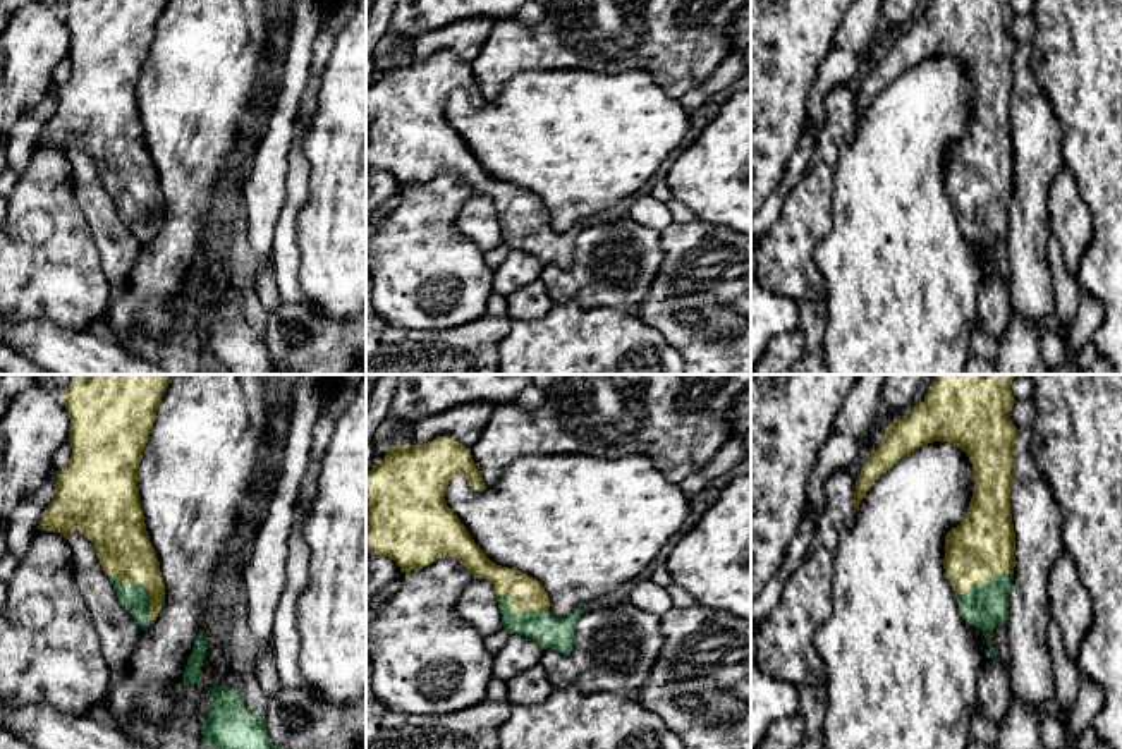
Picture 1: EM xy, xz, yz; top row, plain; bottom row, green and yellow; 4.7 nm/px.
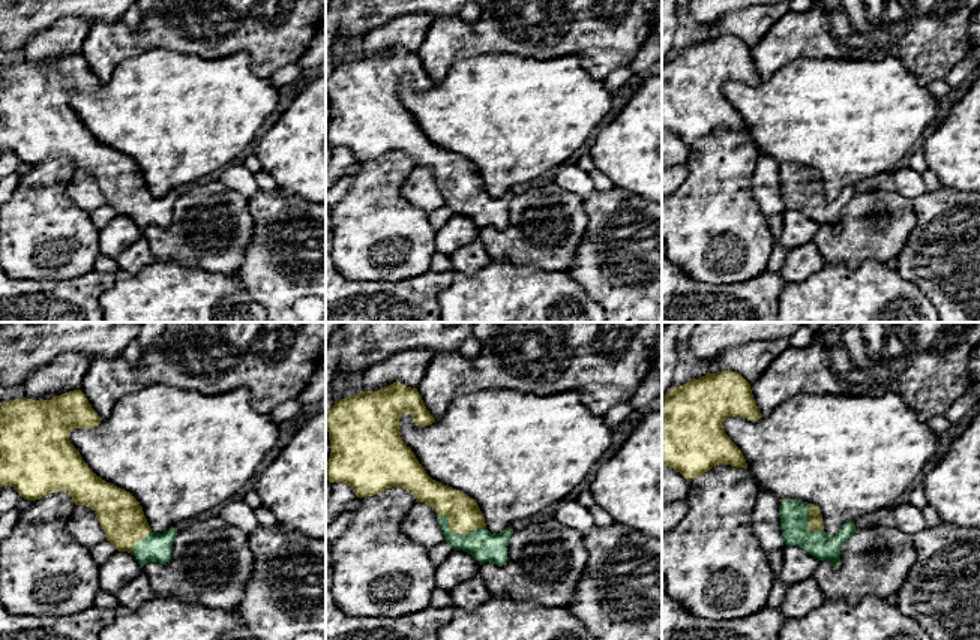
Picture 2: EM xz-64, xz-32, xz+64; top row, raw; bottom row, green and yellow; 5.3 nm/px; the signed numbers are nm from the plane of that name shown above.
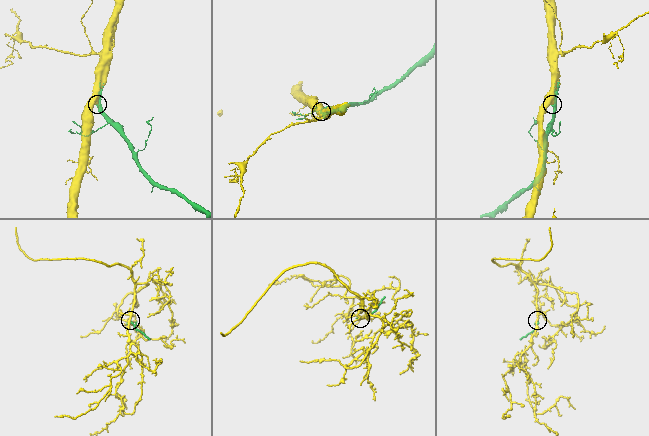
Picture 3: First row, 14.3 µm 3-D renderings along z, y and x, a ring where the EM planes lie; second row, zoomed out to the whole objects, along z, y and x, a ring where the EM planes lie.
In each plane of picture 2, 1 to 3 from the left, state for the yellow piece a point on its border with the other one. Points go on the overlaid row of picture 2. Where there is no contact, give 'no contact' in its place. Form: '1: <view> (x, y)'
1: xz-64 (141, 540)
2: xz-32 (456, 534)
3: xz+64 (808, 523)

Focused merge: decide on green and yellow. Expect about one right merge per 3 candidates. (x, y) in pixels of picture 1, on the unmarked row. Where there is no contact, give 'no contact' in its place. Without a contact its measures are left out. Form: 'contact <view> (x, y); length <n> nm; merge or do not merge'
contact xy (143, 201); length 300 nm; merge

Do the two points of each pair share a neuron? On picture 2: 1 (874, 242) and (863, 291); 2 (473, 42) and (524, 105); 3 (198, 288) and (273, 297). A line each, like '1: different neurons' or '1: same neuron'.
1: different neurons
2: different neurons
3: different neurons

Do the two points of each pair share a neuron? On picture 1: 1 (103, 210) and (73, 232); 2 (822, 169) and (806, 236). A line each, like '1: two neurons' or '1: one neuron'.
1: two neurons
2: one neuron

